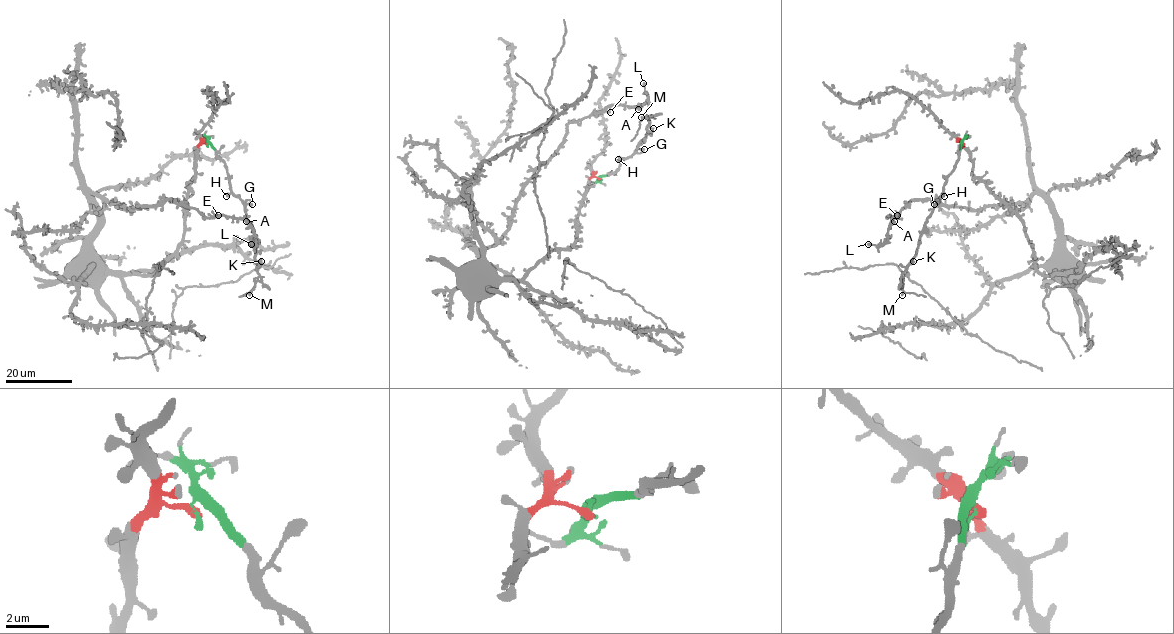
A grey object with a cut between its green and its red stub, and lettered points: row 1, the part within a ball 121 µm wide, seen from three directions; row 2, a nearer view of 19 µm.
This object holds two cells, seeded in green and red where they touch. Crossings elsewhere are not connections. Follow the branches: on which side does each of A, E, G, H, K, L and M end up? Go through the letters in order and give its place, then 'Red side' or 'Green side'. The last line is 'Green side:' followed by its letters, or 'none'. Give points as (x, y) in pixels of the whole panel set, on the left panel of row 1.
A: Place: (246, 221). Red side
E: Place: (218, 215). Red side
G: Place: (252, 204). Green side
H: Place: (226, 196). Green side
K: Place: (261, 261). Green side
L: Place: (251, 244). Red side
M: Place: (249, 295). Green side
Green side: G, H, K, M

